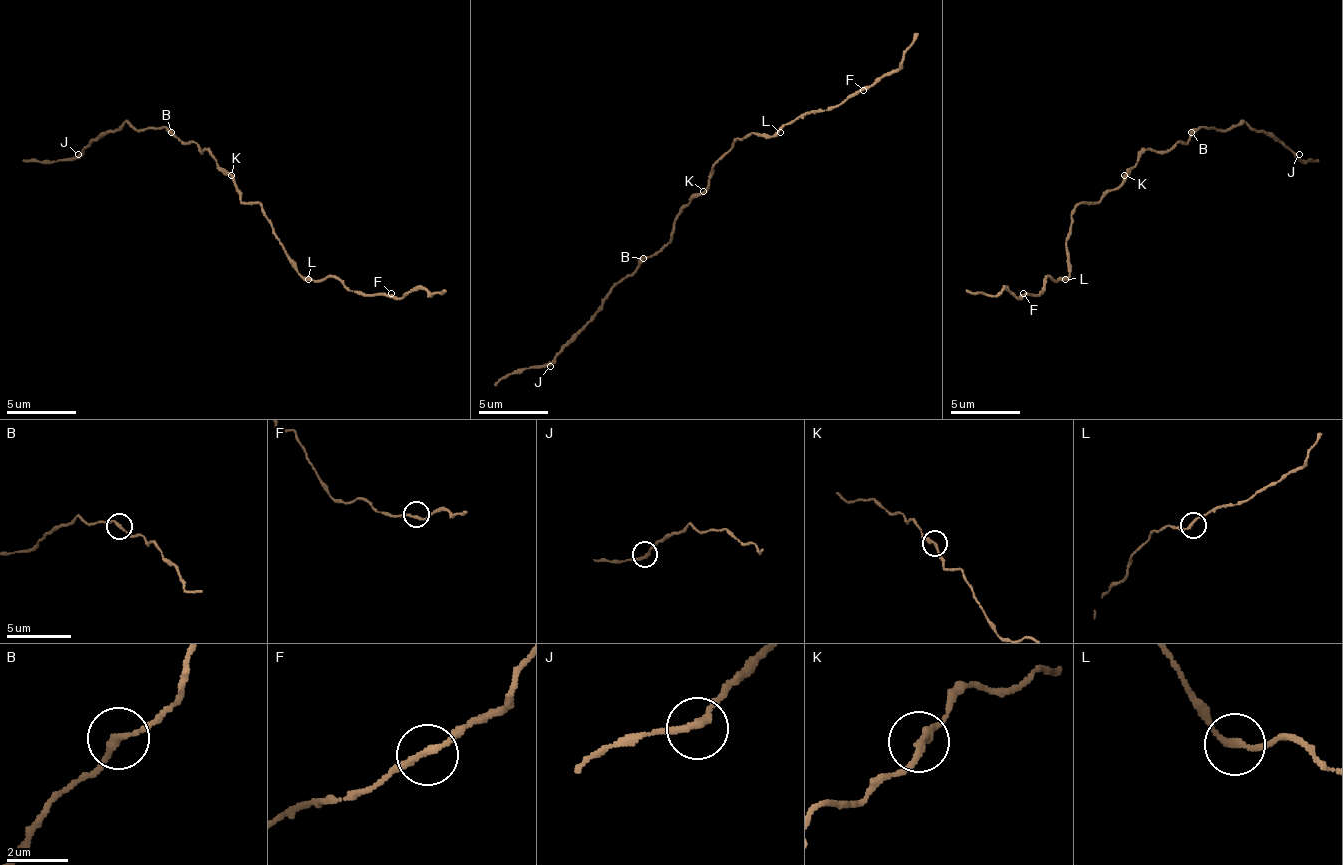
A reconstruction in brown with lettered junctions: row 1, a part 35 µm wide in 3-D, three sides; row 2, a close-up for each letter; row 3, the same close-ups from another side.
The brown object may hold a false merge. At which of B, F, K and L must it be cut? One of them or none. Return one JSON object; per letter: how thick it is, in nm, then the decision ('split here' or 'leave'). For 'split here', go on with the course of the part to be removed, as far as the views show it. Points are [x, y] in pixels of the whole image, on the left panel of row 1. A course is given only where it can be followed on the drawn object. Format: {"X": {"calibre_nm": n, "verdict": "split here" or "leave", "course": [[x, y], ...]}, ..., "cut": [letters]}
{"B": {"calibre_nm": 200, "verdict": "leave"}, "F": {"calibre_nm": 200, "verdict": "leave"}, "K": {"calibre_nm": 240, "verdict": "leave"}, "L": {"calibre_nm": 200, "verdict": "leave"}, "cut": []}

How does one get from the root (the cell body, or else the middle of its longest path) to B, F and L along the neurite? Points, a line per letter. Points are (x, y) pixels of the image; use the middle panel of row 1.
B: (710, 181), (679, 216), (675, 233), (658, 250), (644, 257)
F: (710, 181), (710, 170), (717, 160), (738, 139), (752, 132), (773, 135), (797, 118), (839, 107), (863, 90)
L: (710, 181), (710, 170), (717, 160), (738, 139), (745, 139), (752, 132), (759, 135), (776, 135), (780, 132)

